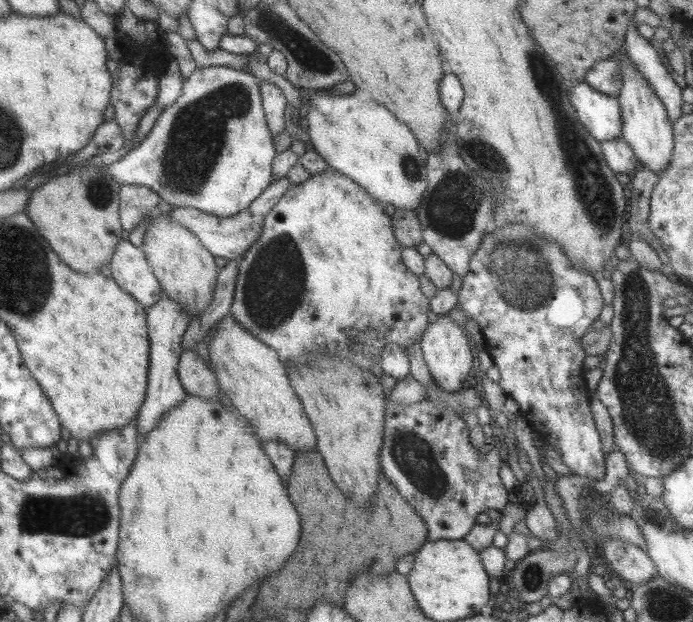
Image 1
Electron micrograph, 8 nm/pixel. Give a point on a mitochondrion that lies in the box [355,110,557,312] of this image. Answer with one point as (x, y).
(451, 208)

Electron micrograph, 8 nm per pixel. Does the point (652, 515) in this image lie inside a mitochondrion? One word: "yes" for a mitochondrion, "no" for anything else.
yes

